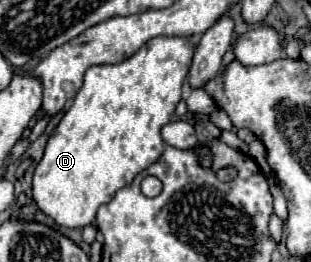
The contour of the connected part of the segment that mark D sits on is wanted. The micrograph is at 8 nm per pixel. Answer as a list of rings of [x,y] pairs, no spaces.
[[[157,36],[149,40],[137,54],[119,64],[91,66],[85,72],[85,82],[77,92],[73,106],[51,134],[45,146],[41,164],[33,174],[33,200],[59,226],[83,228],[95,220],[97,208],[107,204],[119,188],[131,184],[133,178],[153,164],[165,150],[161,128],[171,120],[177,102],[181,100],[181,86],[191,68],[195,44],[187,36]]]

